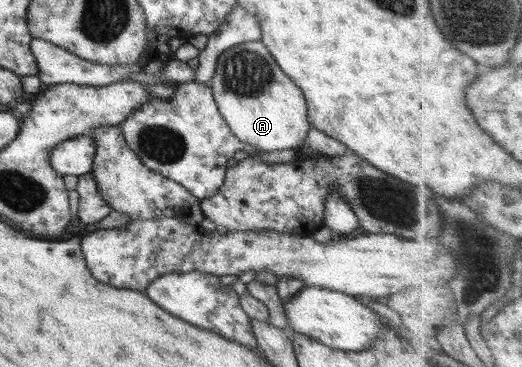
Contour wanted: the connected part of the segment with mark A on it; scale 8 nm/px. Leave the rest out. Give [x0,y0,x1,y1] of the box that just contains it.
[208,41,312,157]

